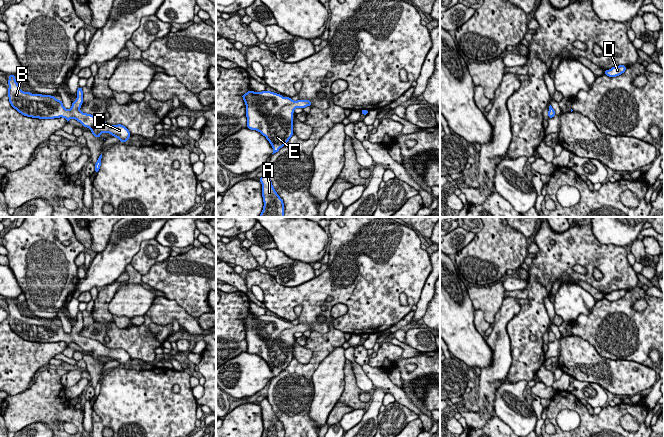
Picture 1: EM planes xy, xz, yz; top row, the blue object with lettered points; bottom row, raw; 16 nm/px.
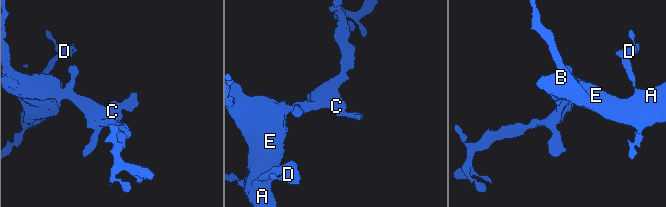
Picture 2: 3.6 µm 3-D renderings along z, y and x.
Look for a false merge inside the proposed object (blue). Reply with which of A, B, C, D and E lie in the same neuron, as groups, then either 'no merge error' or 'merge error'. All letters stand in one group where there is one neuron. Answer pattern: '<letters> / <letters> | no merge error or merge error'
A B C D E | no merge error

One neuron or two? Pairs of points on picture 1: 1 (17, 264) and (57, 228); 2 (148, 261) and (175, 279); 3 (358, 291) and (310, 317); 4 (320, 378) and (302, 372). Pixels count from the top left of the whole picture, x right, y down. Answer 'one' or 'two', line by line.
1: one
2: two
3: one
4: two

